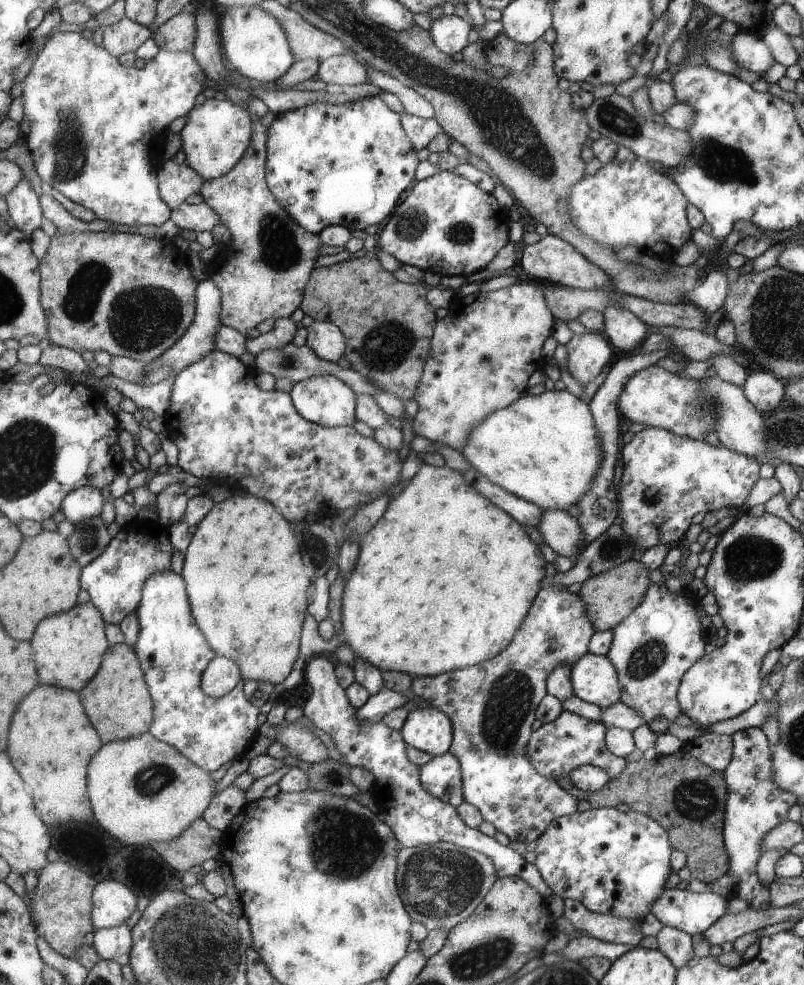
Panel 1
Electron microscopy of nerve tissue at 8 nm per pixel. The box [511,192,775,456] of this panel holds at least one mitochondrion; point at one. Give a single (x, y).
(692, 406)

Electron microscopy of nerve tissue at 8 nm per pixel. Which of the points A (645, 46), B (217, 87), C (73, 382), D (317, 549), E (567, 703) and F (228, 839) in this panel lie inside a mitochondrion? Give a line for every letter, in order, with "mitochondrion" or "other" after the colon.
A: other
B: other
C: other
D: mitochondrion
E: other
F: other

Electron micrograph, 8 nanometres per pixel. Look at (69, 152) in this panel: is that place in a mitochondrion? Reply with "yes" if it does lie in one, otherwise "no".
yes

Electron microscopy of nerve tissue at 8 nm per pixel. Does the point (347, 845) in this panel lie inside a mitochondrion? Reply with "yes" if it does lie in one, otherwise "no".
yes

